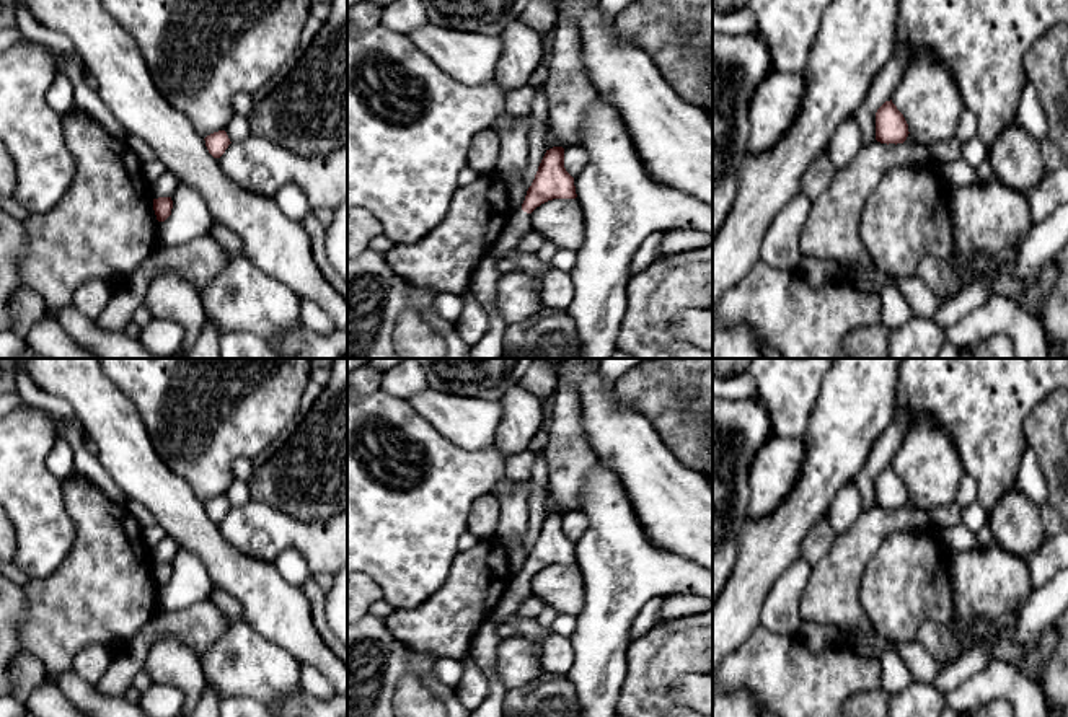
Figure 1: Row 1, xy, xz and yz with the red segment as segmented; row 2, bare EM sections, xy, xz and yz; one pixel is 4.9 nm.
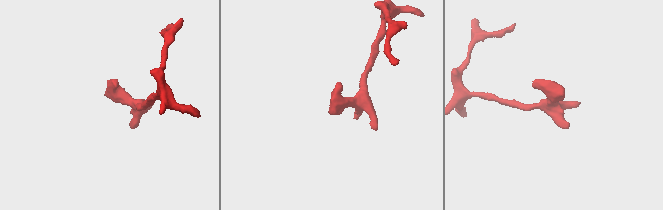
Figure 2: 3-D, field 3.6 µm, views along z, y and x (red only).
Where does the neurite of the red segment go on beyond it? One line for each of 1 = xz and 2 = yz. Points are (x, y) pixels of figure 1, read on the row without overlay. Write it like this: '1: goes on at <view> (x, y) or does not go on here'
1: goes on at xz (483, 647)
2: does not go on here

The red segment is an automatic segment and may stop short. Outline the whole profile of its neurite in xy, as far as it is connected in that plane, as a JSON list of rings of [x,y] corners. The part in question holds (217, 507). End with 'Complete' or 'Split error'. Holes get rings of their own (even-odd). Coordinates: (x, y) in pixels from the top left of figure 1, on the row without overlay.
[[[225,495],[207,500],[205,512],[214,523],[220,523],[232,508]]]. Complete

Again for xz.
[[[553,512],[546,515],[522,572],[512,575],[502,601],[494,609],[494,614],[478,629],[470,644],[470,655],[489,683],[488,697],[478,709],[471,710],[470,717],[504,717],[504,694],[507,689],[494,666],[496,652],[502,640],[497,629],[505,618],[515,614],[519,606],[532,596],[528,580],[548,565],[576,562],[574,543],[564,533],[564,513]]]. Split error

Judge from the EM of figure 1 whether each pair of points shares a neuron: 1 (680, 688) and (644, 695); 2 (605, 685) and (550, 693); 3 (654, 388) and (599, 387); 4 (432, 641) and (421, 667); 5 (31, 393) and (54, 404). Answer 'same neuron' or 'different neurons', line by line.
1: different neurons
2: different neurons
3: different neurons
4: different neurons
5: same neuron

